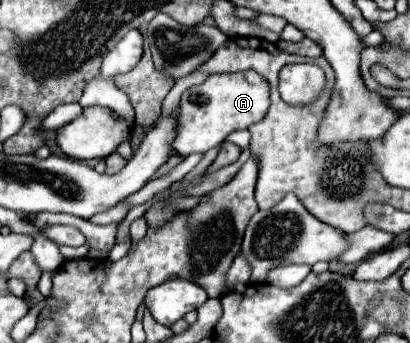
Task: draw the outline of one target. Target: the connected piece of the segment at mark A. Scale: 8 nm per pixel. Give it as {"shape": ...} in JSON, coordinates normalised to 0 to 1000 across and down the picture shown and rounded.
{"shape":[[[627,210],[520,216],[495,245],[461,257],[437,303],[437,391],[422,431],[441,455],[505,443],[539,426],[539,414],[573,379],[602,379],[632,356],[656,315],[656,245]]]}

